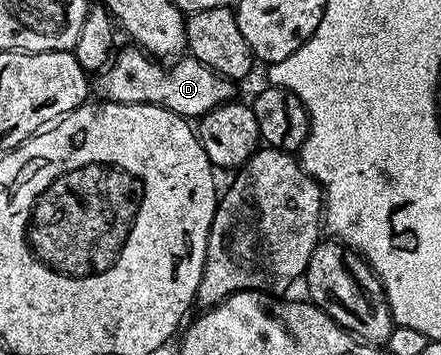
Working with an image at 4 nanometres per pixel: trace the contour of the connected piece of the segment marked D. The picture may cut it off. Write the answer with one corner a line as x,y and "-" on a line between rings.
141,48
133,49
119,49
109,65
97,75
99,78
98,82
96,78
96,94
98,90
99,99
124,104
163,106
165,110
170,110
181,118
197,120
212,108
223,106
235,97
235,83
223,74
217,74
200,60
182,56
173,64
166,65

